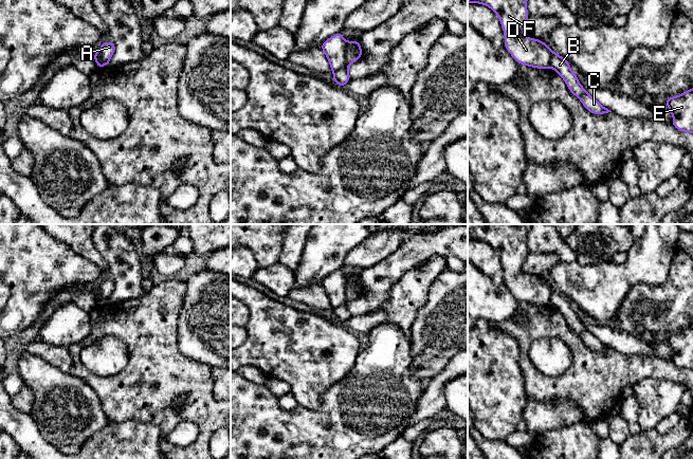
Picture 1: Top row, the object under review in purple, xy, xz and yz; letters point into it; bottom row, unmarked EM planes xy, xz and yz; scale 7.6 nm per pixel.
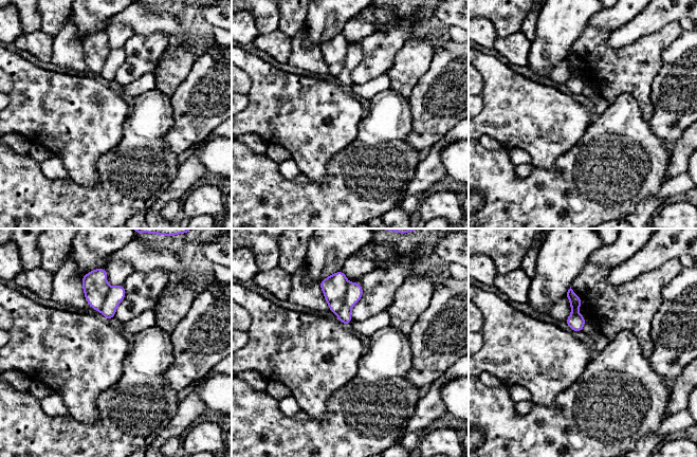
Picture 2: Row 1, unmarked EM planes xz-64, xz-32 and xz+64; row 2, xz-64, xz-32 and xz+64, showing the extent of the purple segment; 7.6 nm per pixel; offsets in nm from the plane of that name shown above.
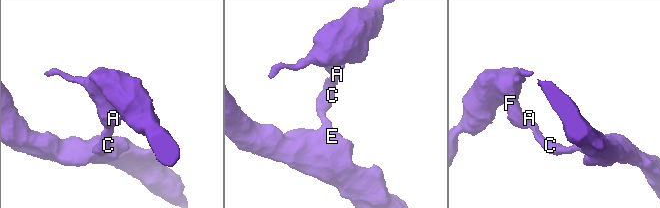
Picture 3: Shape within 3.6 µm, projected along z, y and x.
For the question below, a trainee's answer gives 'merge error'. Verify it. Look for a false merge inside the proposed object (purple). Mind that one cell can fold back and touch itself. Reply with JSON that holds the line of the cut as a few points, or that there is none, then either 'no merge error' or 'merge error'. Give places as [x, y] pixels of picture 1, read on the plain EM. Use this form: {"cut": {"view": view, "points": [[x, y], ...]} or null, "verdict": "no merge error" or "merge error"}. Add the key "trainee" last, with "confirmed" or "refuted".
{"cut": {"view": "xz", "points": [[347, 279], [346, 300], [332, 308]]}, "verdict": "merge error", "trainee": "confirmed"}

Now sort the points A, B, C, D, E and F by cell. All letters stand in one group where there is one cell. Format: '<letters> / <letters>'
A B C E / D F

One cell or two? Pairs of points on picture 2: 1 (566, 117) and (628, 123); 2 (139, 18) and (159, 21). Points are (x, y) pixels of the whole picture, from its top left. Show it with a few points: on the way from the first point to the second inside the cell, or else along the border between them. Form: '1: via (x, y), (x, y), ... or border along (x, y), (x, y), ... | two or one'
1: border along (590, 124), (586, 132), (574, 144) | two
2: via (144, 18), (153, 19) | one

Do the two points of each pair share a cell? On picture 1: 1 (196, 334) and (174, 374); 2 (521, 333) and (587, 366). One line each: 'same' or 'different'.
1: different
2: same

